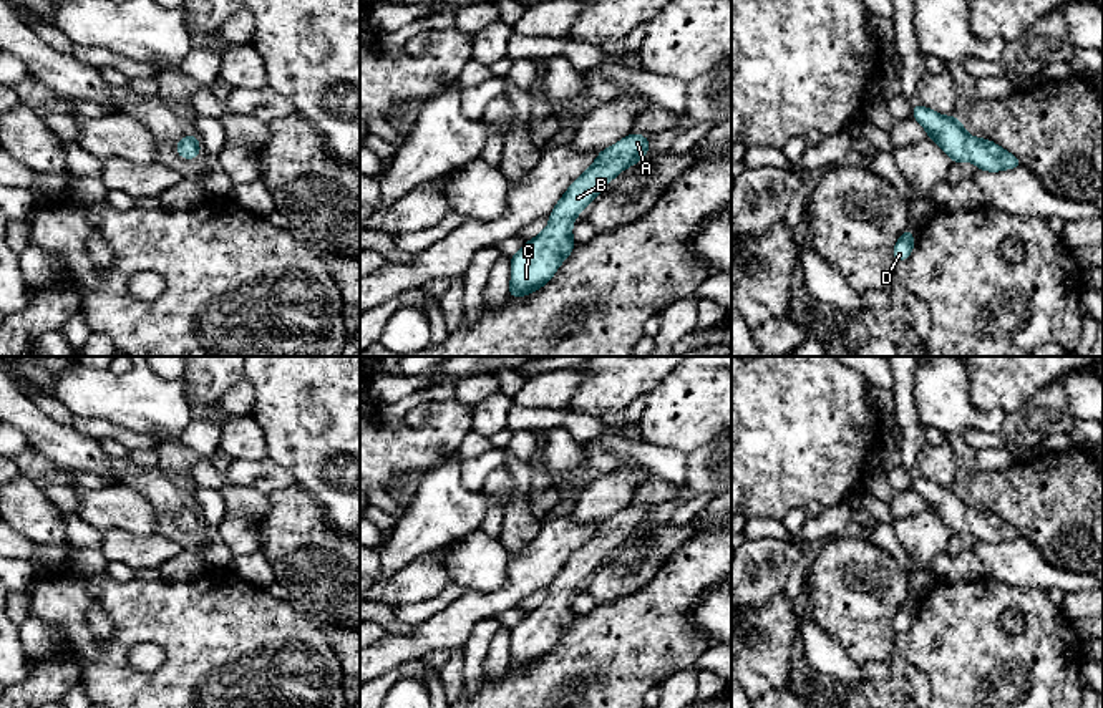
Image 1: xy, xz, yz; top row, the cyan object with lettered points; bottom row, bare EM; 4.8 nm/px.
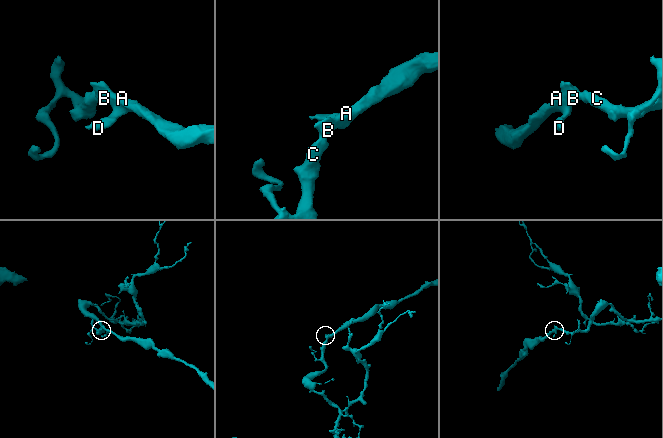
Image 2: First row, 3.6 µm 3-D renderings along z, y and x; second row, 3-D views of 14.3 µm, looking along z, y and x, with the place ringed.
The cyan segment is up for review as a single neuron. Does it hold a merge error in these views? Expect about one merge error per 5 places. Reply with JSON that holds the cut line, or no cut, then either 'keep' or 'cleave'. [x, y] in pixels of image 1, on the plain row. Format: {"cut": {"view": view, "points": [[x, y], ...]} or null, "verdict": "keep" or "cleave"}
{"cut": null, "verdict": "keep"}

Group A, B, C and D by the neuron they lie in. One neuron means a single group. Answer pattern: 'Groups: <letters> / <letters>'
Groups: A B C D

